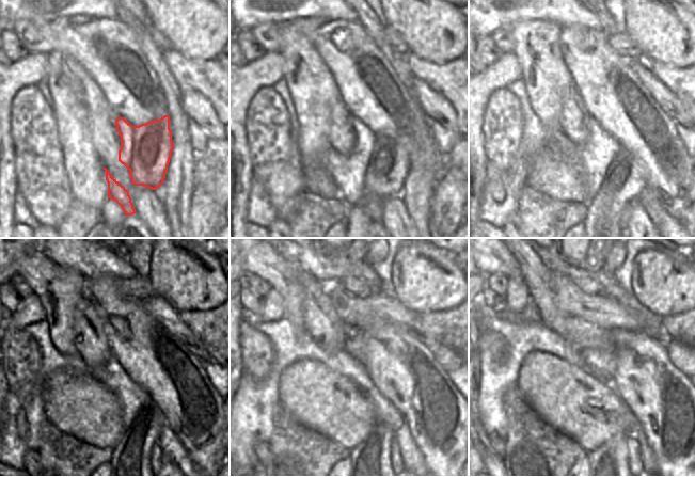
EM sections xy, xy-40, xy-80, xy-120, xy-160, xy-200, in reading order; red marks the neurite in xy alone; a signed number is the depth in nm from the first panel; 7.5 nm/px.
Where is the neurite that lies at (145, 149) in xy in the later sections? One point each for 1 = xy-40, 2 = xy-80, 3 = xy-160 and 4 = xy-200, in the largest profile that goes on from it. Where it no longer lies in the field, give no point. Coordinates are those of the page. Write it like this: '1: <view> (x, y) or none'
1: xy-40 (376, 170)
2: xy-80 (613, 176)
3: xy-160 (372, 455)
4: xy-200 (612, 455)

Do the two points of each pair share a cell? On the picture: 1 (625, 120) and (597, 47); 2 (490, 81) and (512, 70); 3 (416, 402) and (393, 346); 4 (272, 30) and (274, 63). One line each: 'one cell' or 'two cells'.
1: one cell
2: one cell
3: one cell
4: two cells

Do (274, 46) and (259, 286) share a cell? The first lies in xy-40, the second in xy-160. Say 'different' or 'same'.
same

